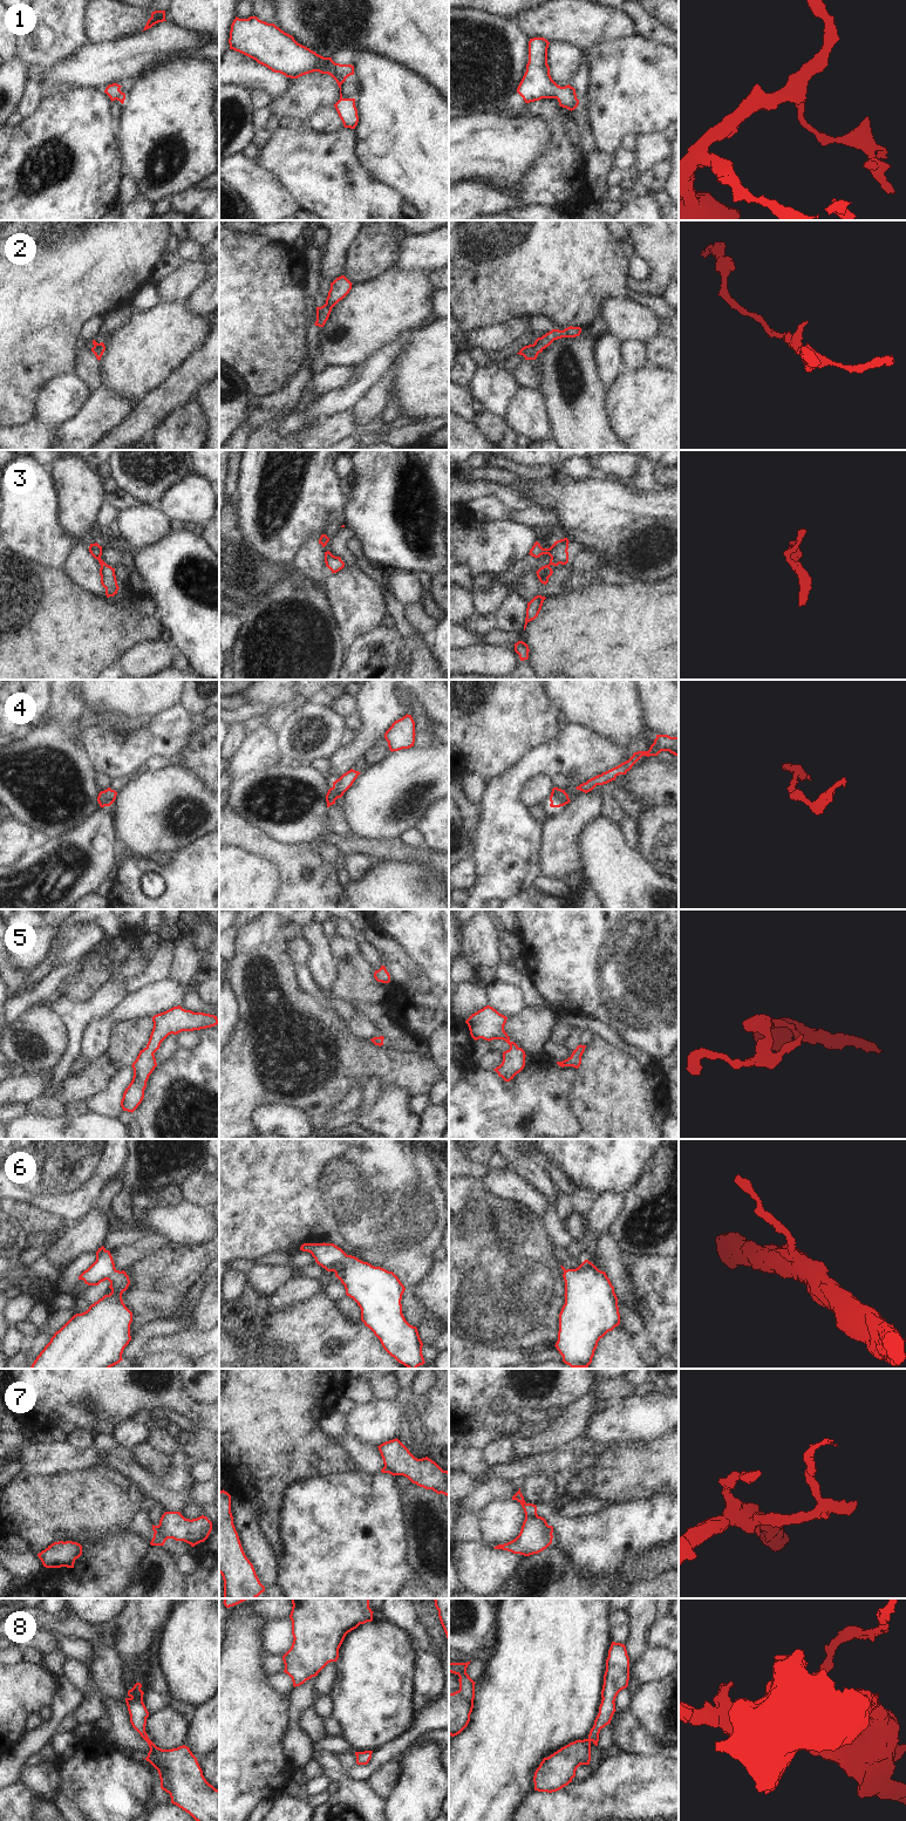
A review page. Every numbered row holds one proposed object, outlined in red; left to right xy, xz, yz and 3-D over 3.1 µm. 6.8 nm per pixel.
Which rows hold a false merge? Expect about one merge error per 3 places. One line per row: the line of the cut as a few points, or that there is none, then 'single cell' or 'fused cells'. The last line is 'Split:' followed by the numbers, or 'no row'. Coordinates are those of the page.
1: no cut | single cell
2: no cut | single cell
3: no cut | single cell
4: no cut | single cell
5: no cut | single cell
6: no cut | single cell
7: yz (540, 1516), (525, 1518) | fused cells
8: no cut | single cell
Split: 7

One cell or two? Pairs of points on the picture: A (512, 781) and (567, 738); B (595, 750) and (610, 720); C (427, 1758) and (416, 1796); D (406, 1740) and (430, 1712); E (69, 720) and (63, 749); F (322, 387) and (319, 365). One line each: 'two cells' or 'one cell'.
A: one cell
B: two cells
C: one cell
D: one cell
E: one cell
F: two cells

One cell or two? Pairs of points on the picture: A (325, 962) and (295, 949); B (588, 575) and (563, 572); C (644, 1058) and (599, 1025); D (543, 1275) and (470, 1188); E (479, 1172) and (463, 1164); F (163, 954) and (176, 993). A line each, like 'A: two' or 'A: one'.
A: two
B: two
C: one
D: one
E: one
F: two

